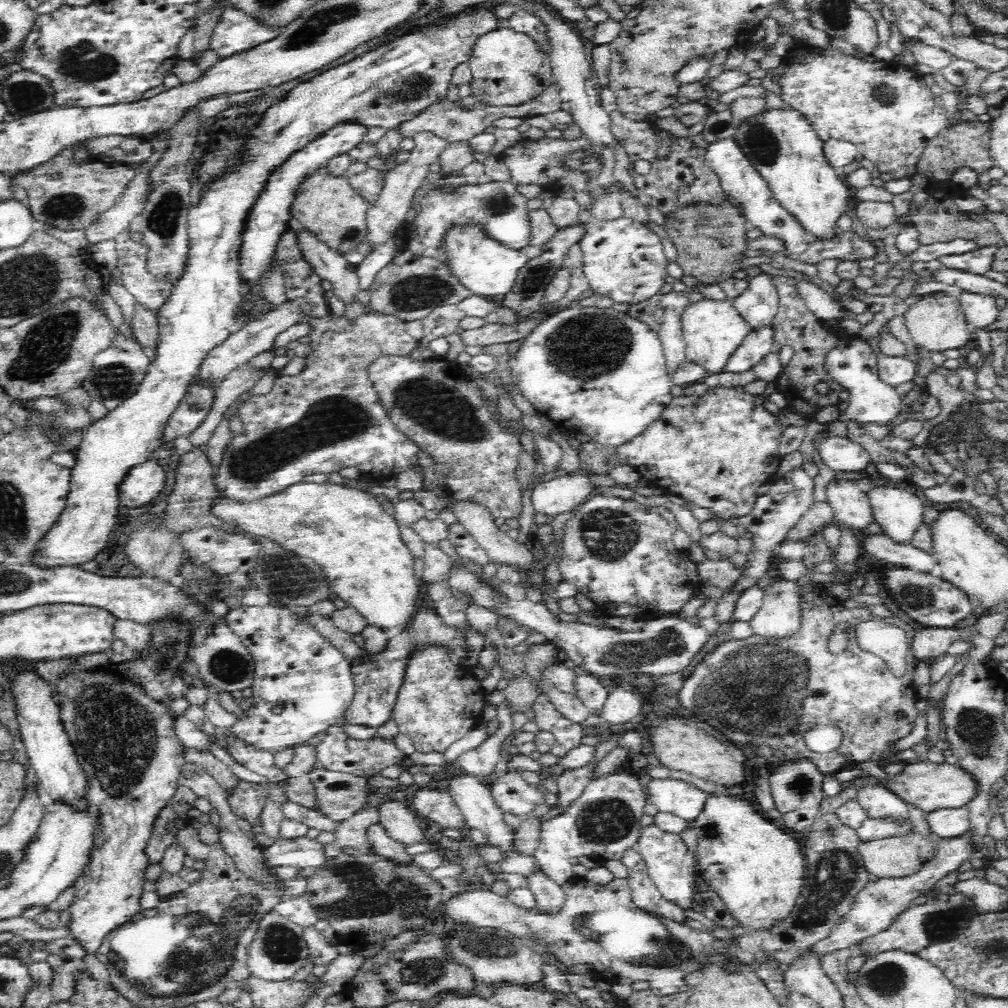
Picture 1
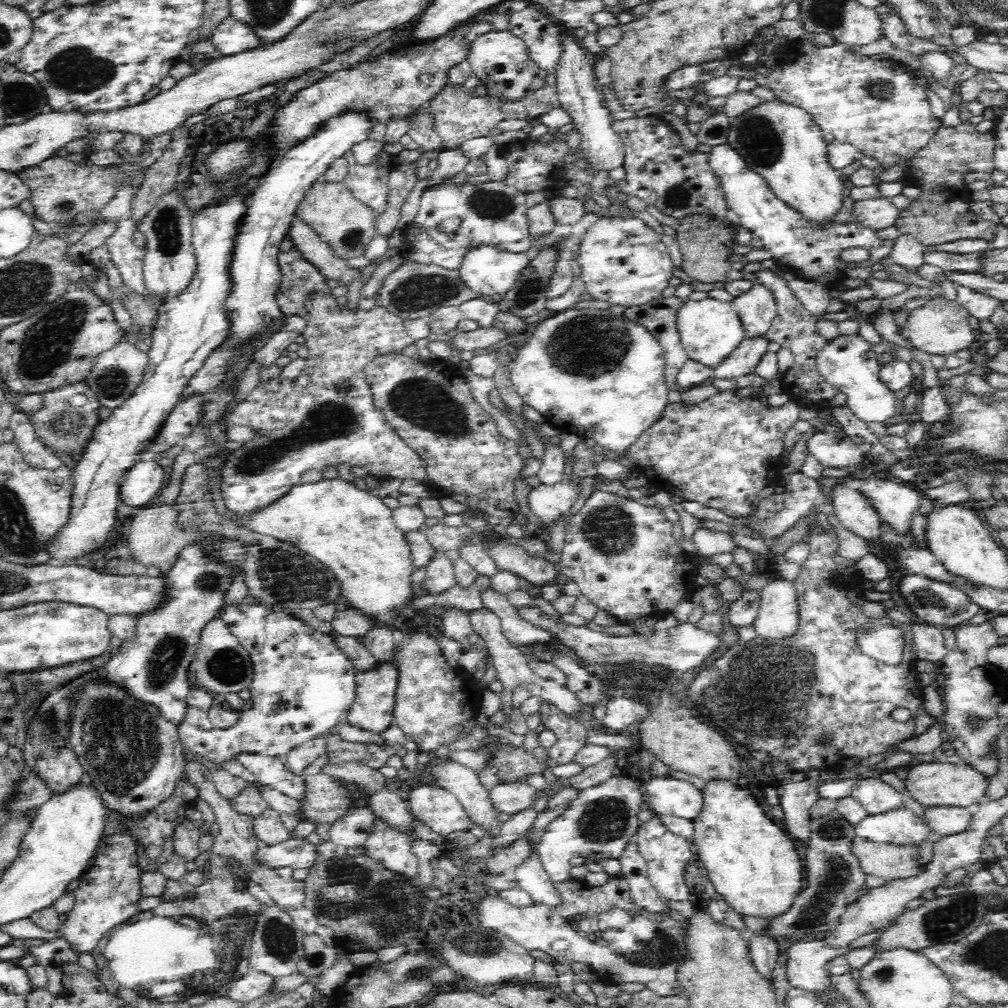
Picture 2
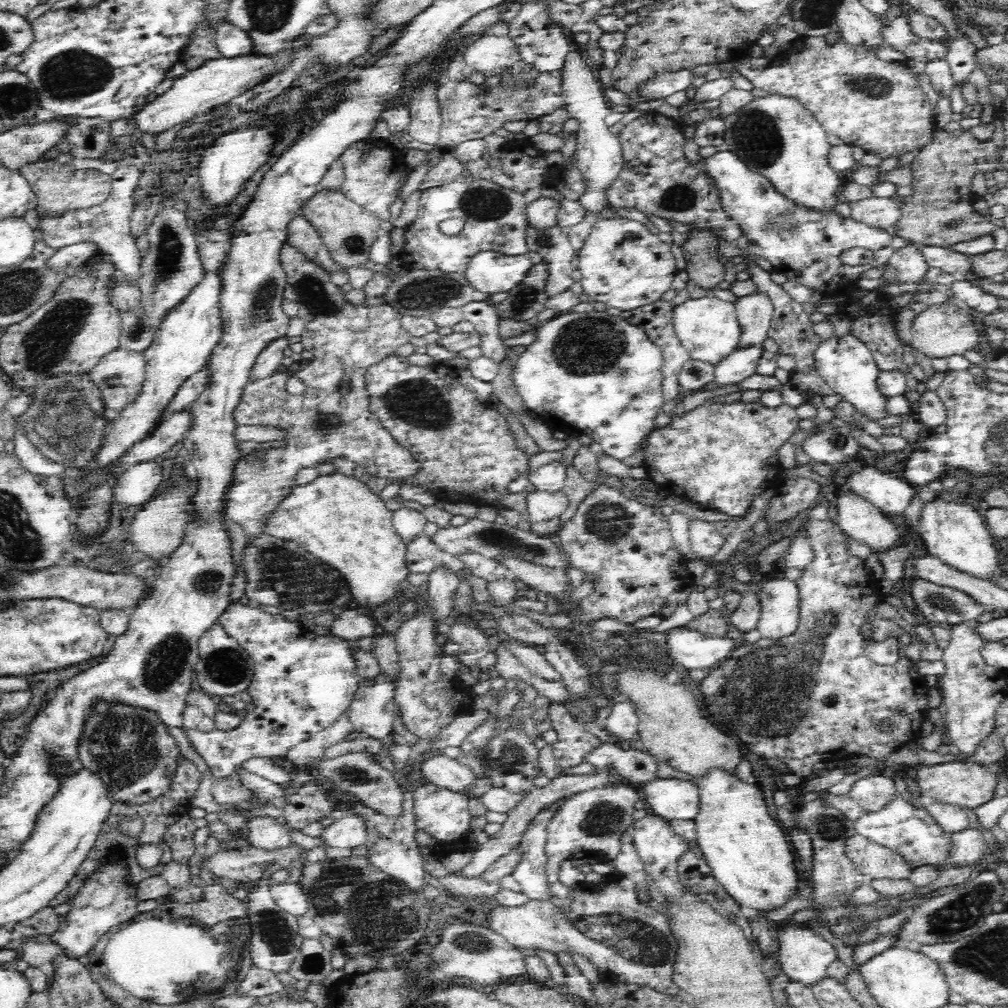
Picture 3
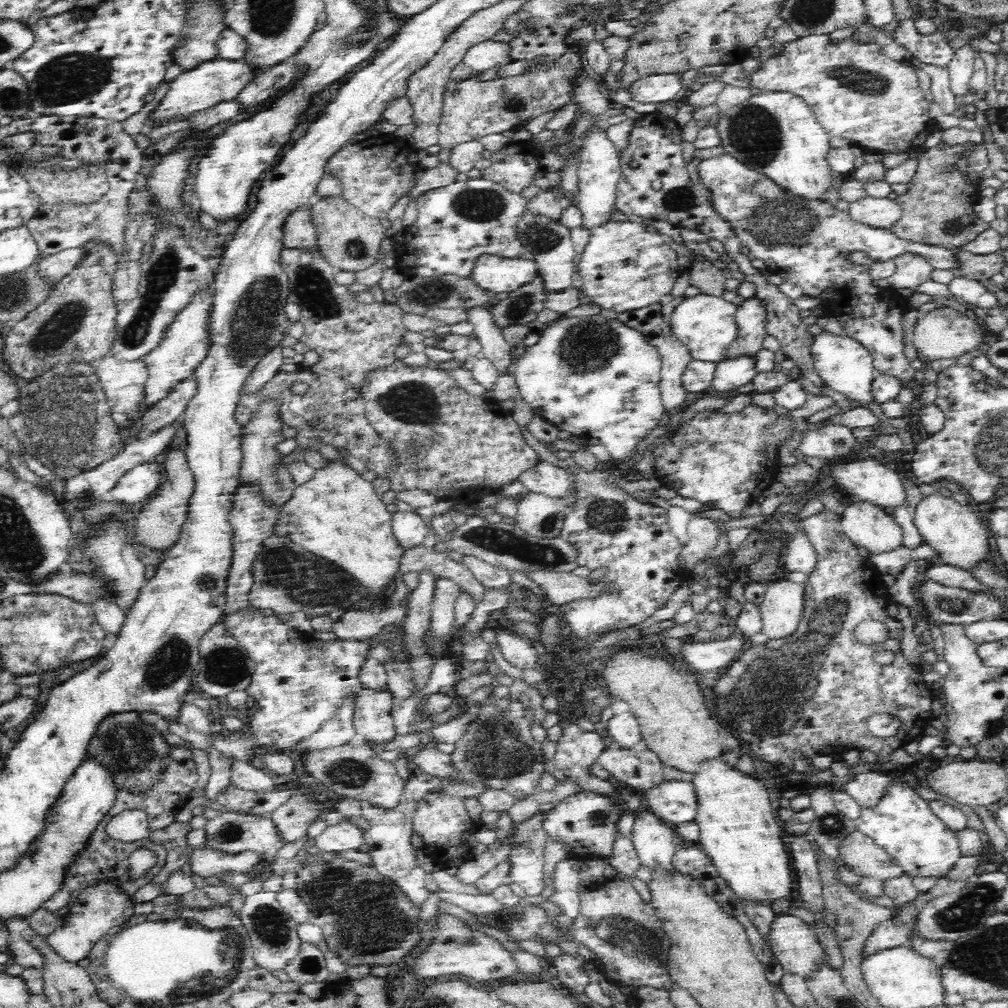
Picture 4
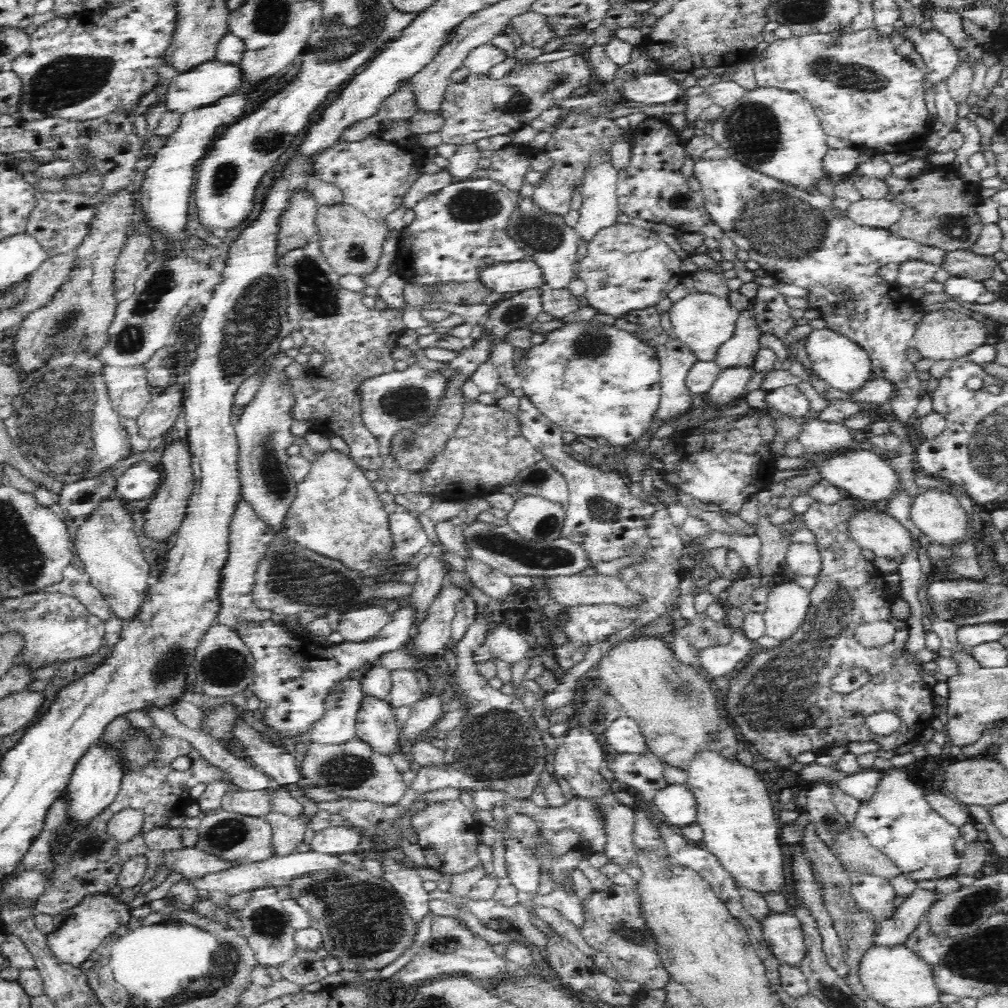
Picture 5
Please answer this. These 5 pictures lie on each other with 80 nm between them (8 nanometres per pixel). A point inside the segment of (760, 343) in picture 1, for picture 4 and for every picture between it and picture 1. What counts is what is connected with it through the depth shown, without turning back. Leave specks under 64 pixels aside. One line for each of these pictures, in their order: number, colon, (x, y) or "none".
2: (743, 361)
3: (741, 364)
4: (730, 375)

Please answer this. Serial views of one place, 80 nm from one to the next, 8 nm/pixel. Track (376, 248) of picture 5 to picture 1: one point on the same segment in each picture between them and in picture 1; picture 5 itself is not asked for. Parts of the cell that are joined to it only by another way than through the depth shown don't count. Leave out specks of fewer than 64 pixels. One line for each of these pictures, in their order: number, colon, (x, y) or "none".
1: (328, 207)
2: (346, 226)
3: (347, 232)
4: (348, 240)

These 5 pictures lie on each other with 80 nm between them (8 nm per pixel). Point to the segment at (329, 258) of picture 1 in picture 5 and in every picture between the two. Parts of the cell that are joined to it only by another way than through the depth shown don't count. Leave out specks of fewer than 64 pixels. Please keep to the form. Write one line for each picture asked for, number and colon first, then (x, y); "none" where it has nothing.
2: (305, 239)
3: (301, 235)
4: (299, 232)
5: (296, 227)

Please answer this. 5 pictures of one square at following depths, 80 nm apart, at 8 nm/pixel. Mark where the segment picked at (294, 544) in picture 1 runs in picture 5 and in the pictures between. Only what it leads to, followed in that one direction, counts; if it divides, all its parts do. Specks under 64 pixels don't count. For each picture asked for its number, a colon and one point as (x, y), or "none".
2: (351, 531)
3: (337, 518)
4: (338, 515)
5: (336, 512)

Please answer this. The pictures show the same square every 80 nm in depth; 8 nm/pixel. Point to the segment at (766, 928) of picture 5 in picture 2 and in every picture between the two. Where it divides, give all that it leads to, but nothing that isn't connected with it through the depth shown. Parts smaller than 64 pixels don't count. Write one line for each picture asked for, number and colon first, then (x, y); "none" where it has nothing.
2: (806, 958)
3: (804, 956)
4: (792, 941)

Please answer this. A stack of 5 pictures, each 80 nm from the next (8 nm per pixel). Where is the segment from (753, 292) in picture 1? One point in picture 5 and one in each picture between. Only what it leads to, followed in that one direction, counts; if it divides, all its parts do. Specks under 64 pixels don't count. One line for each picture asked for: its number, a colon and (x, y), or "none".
2: (757, 308)
3: (754, 312)
4: (750, 317)
5: (738, 352)

